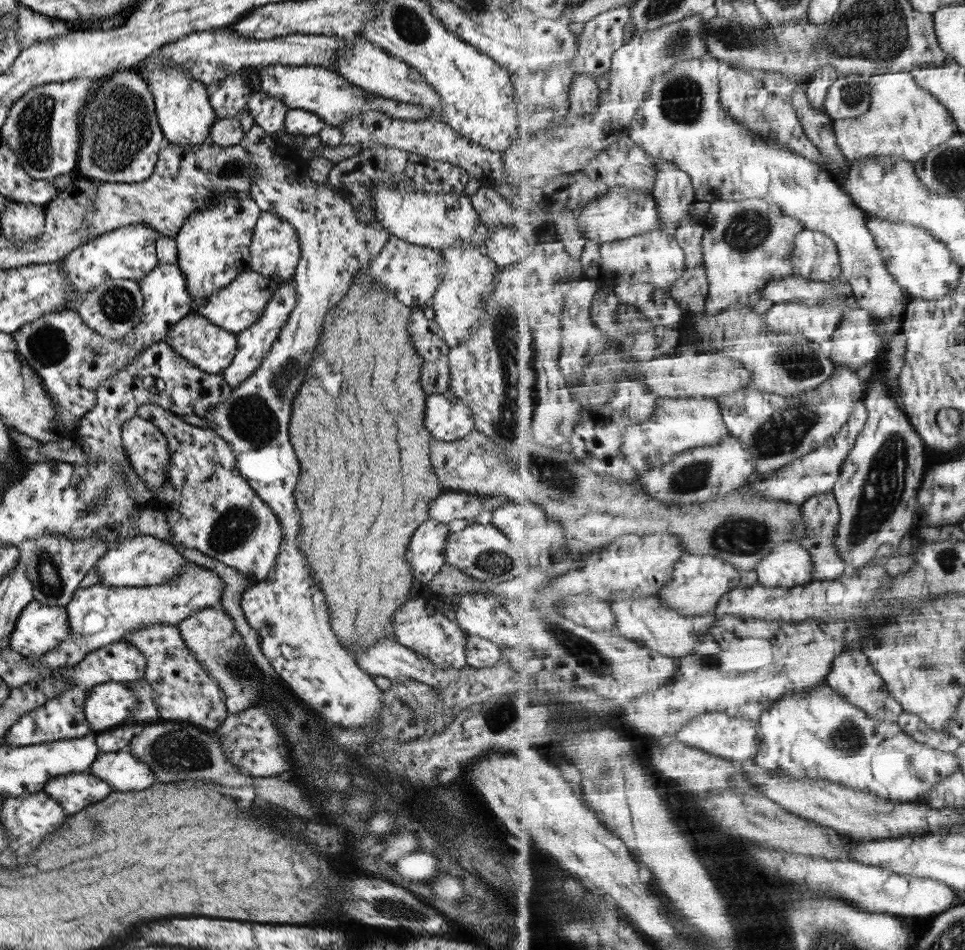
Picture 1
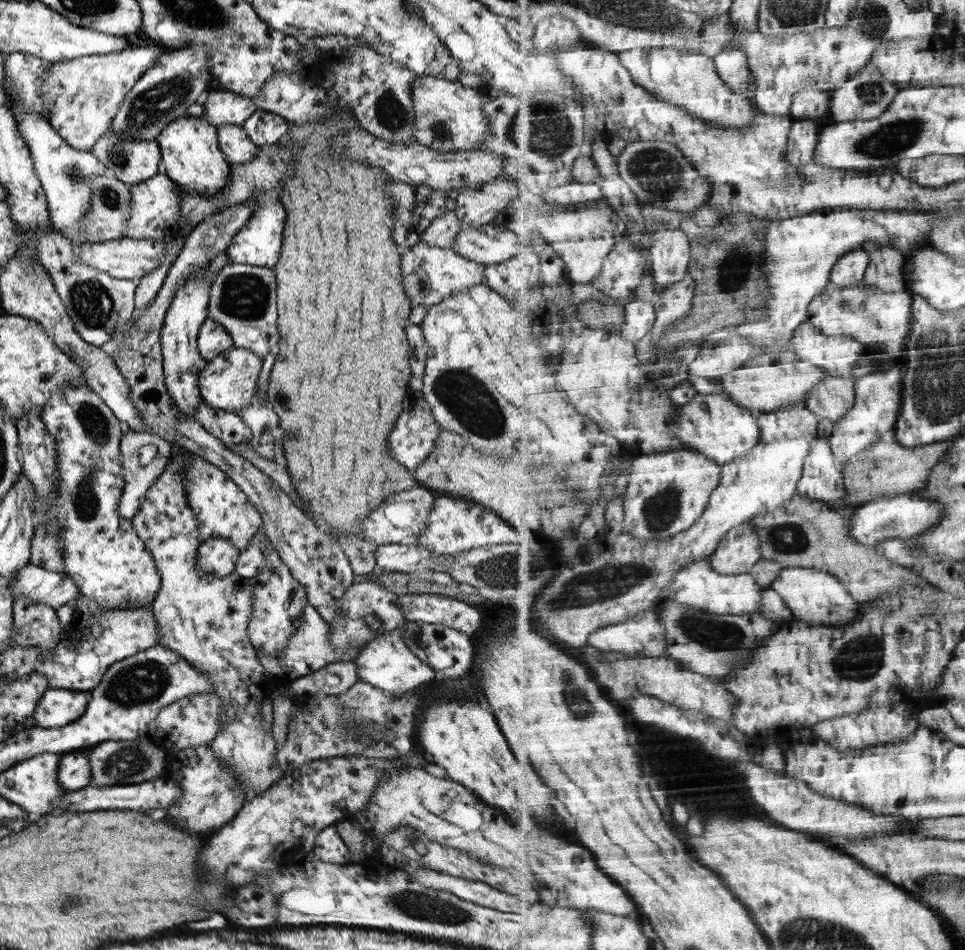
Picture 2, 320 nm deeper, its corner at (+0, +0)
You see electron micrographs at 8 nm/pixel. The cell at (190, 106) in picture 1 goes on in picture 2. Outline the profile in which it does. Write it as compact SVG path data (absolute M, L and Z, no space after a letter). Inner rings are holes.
M188 112L168 123L156 136L160 148L162 171L179 187L189 194L215 196L219 194L230 178L229 162L218 149L216 128L201 118L191 117Z

